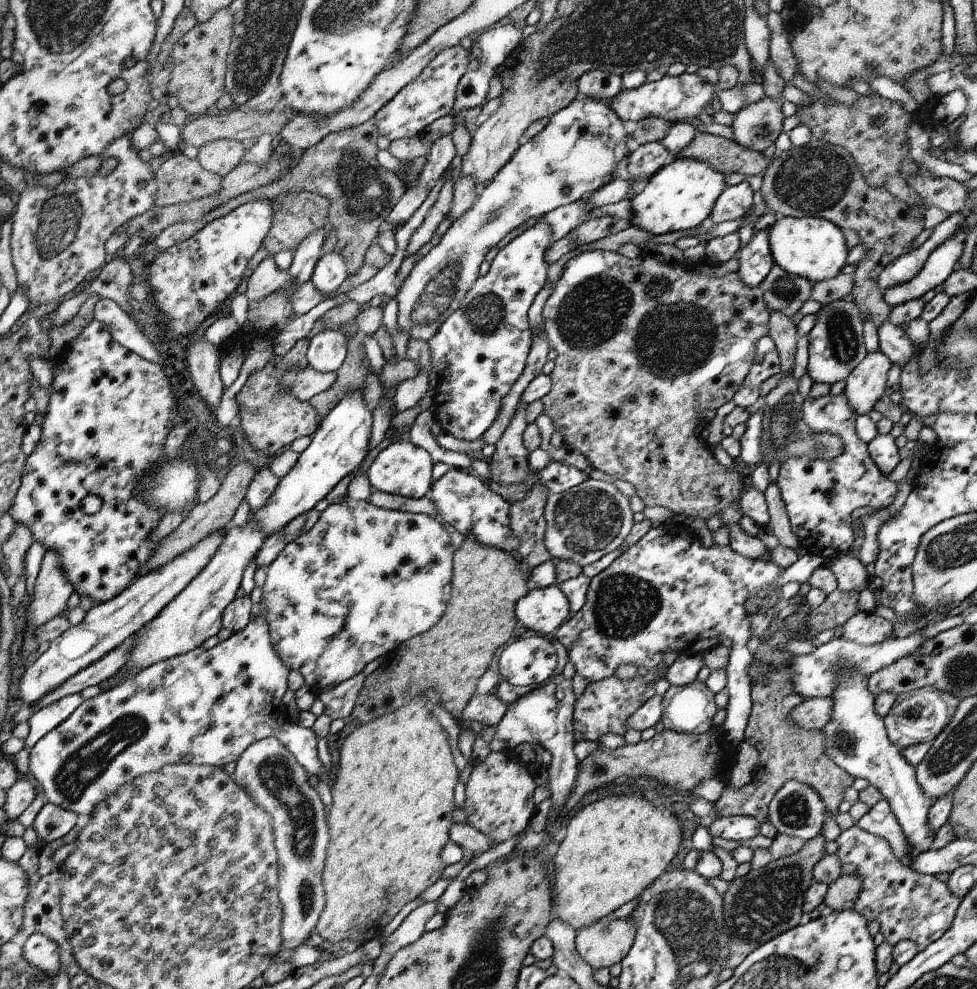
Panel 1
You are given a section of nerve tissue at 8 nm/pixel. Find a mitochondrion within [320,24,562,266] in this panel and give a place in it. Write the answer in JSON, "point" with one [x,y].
{"point":[365,193]}

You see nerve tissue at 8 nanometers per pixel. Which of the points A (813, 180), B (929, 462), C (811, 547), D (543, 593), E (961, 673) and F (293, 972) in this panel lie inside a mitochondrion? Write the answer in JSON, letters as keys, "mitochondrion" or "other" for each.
{"A":"mitochondrion","B":"other","C":"other","D":"other","E":"mitochondrion","F":"other"}

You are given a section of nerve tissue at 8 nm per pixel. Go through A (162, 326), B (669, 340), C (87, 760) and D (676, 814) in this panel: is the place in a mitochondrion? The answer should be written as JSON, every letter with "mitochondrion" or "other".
{"A":"other","B":"mitochondrion","C":"mitochondrion","D":"other"}

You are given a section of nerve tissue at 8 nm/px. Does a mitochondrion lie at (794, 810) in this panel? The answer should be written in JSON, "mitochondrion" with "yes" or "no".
{"mitochondrion":"yes"}

